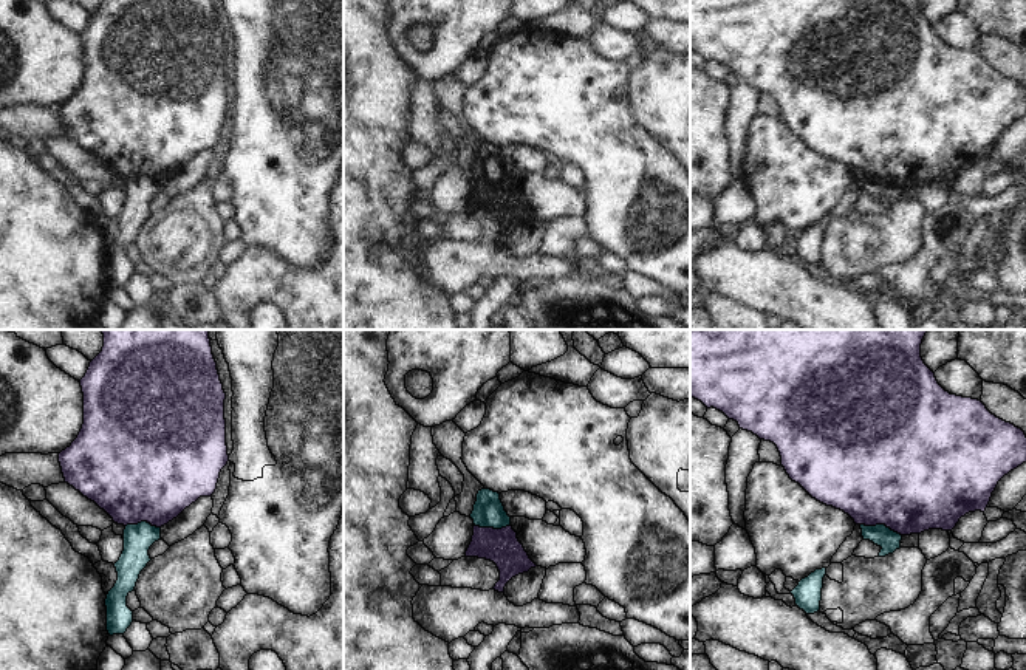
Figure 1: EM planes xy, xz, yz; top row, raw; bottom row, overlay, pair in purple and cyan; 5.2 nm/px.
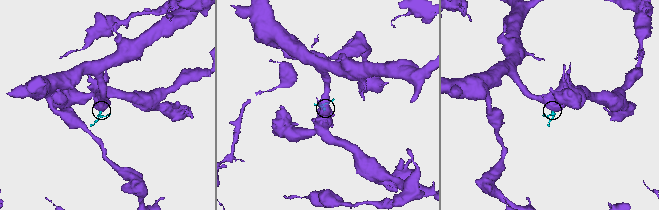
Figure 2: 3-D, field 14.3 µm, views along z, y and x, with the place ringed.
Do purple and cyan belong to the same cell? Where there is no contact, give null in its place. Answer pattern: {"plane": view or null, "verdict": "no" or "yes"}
{"plane": "yz", "verdict": "no"}

